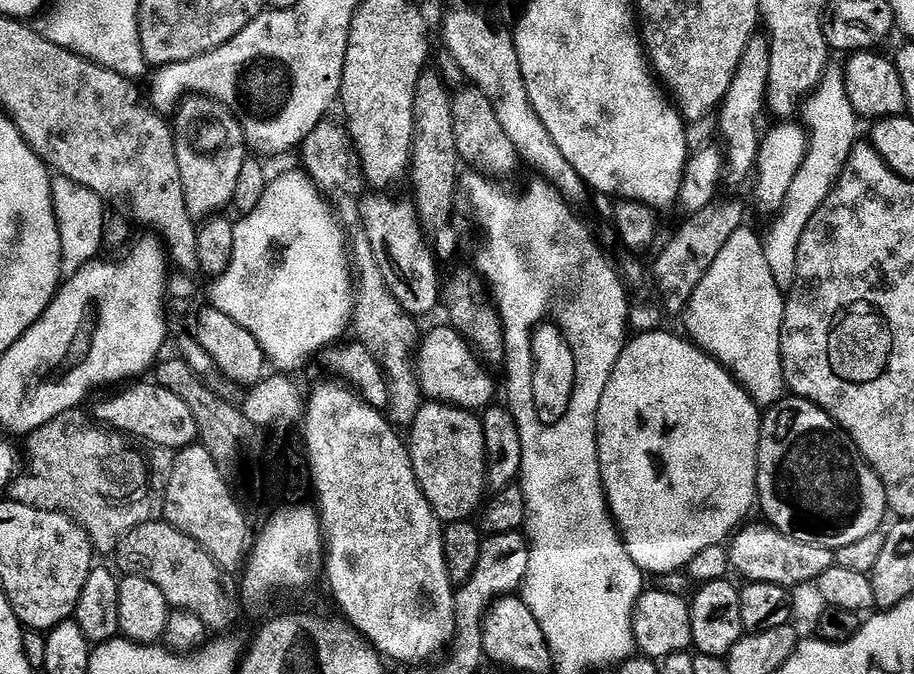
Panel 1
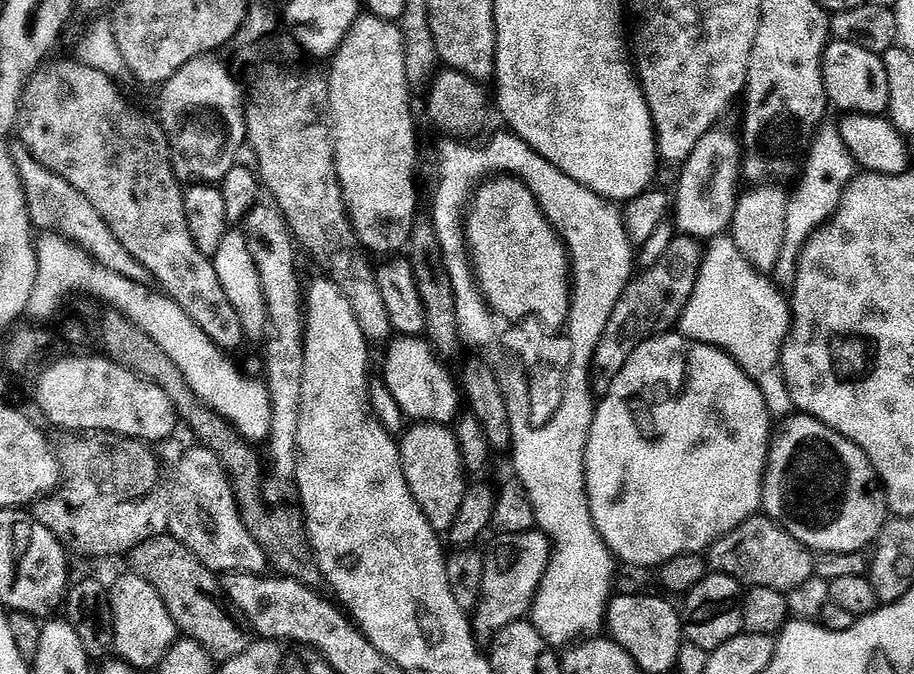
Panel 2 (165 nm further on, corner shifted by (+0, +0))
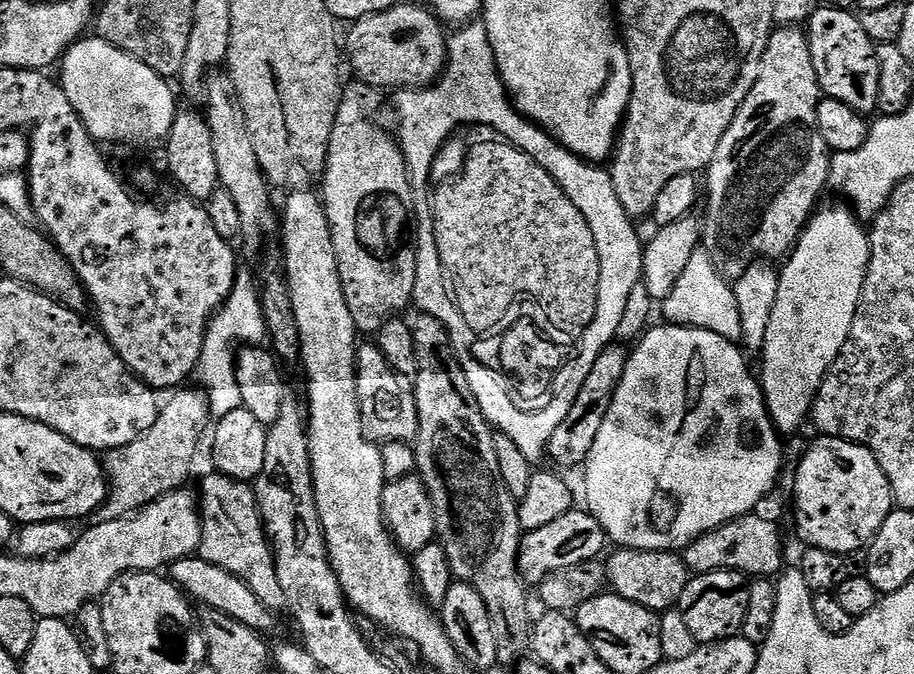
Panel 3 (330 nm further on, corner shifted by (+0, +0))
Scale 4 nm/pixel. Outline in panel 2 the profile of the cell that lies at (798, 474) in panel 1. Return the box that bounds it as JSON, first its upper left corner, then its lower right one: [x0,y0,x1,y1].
[765,414,890,553]

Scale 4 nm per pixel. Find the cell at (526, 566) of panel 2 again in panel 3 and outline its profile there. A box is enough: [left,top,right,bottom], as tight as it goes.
[520,510,609,586]

